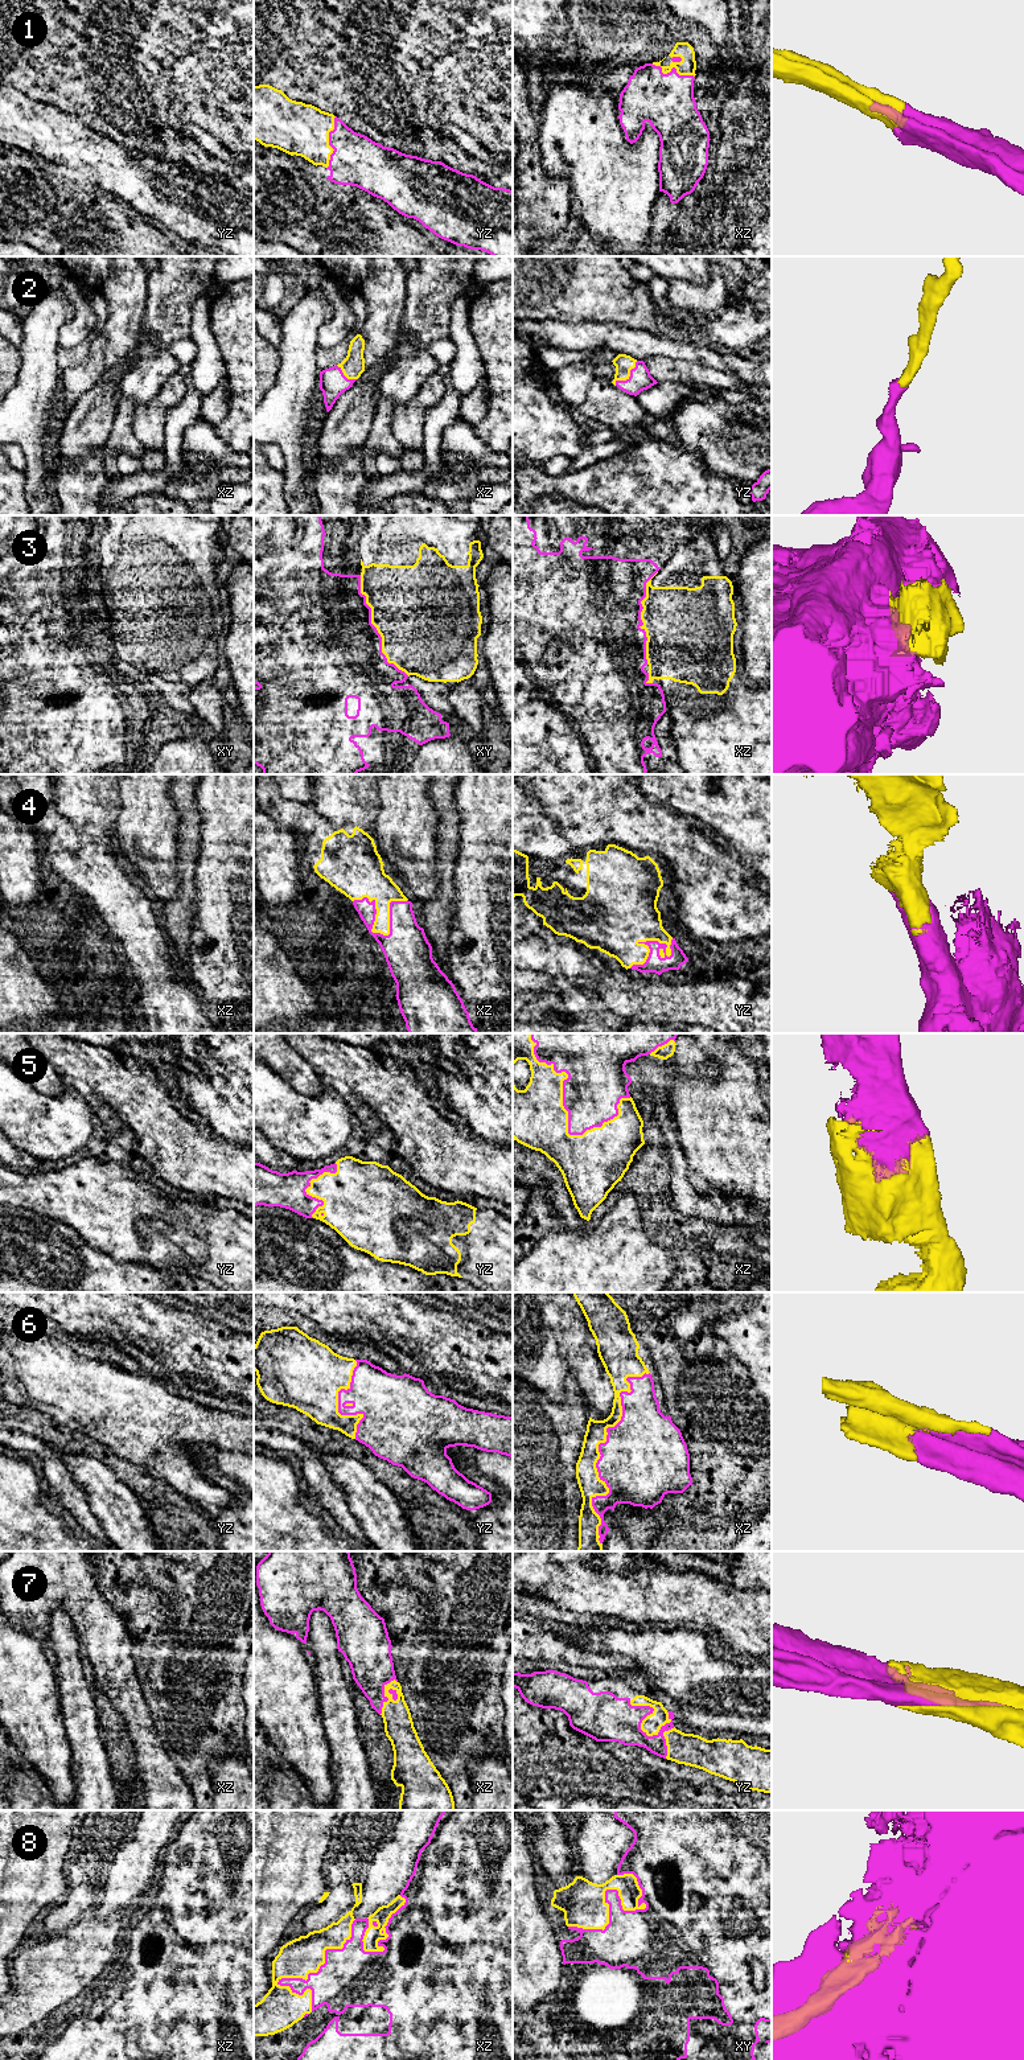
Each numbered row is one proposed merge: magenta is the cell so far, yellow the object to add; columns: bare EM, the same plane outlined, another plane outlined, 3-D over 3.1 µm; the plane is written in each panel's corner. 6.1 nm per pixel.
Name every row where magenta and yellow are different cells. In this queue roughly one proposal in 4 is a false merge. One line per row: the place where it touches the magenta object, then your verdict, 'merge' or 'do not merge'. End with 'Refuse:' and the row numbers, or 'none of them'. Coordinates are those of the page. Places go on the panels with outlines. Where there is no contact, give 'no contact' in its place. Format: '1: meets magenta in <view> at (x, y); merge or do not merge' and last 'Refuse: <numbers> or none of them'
1: meets magenta in yz at (329, 143); merge
2: meets magenta in yz at (629, 377); merge
3: meets magenta in xy at (375, 629); do not merge
4: meets magenta in xz at (378, 933); merge
5: meets magenta in xz at (563, 1100); merge
6: meets magenta in xz at (599, 1447); merge
7: meets magenta in yz at (641, 1722); merge
8: meets magenta in xy at (605, 1891); do not merge
Refuse: 3, 8

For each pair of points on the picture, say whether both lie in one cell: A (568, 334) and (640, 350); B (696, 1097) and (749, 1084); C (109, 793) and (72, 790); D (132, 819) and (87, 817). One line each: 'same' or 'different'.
A: same
B: same
C: same
D: different

